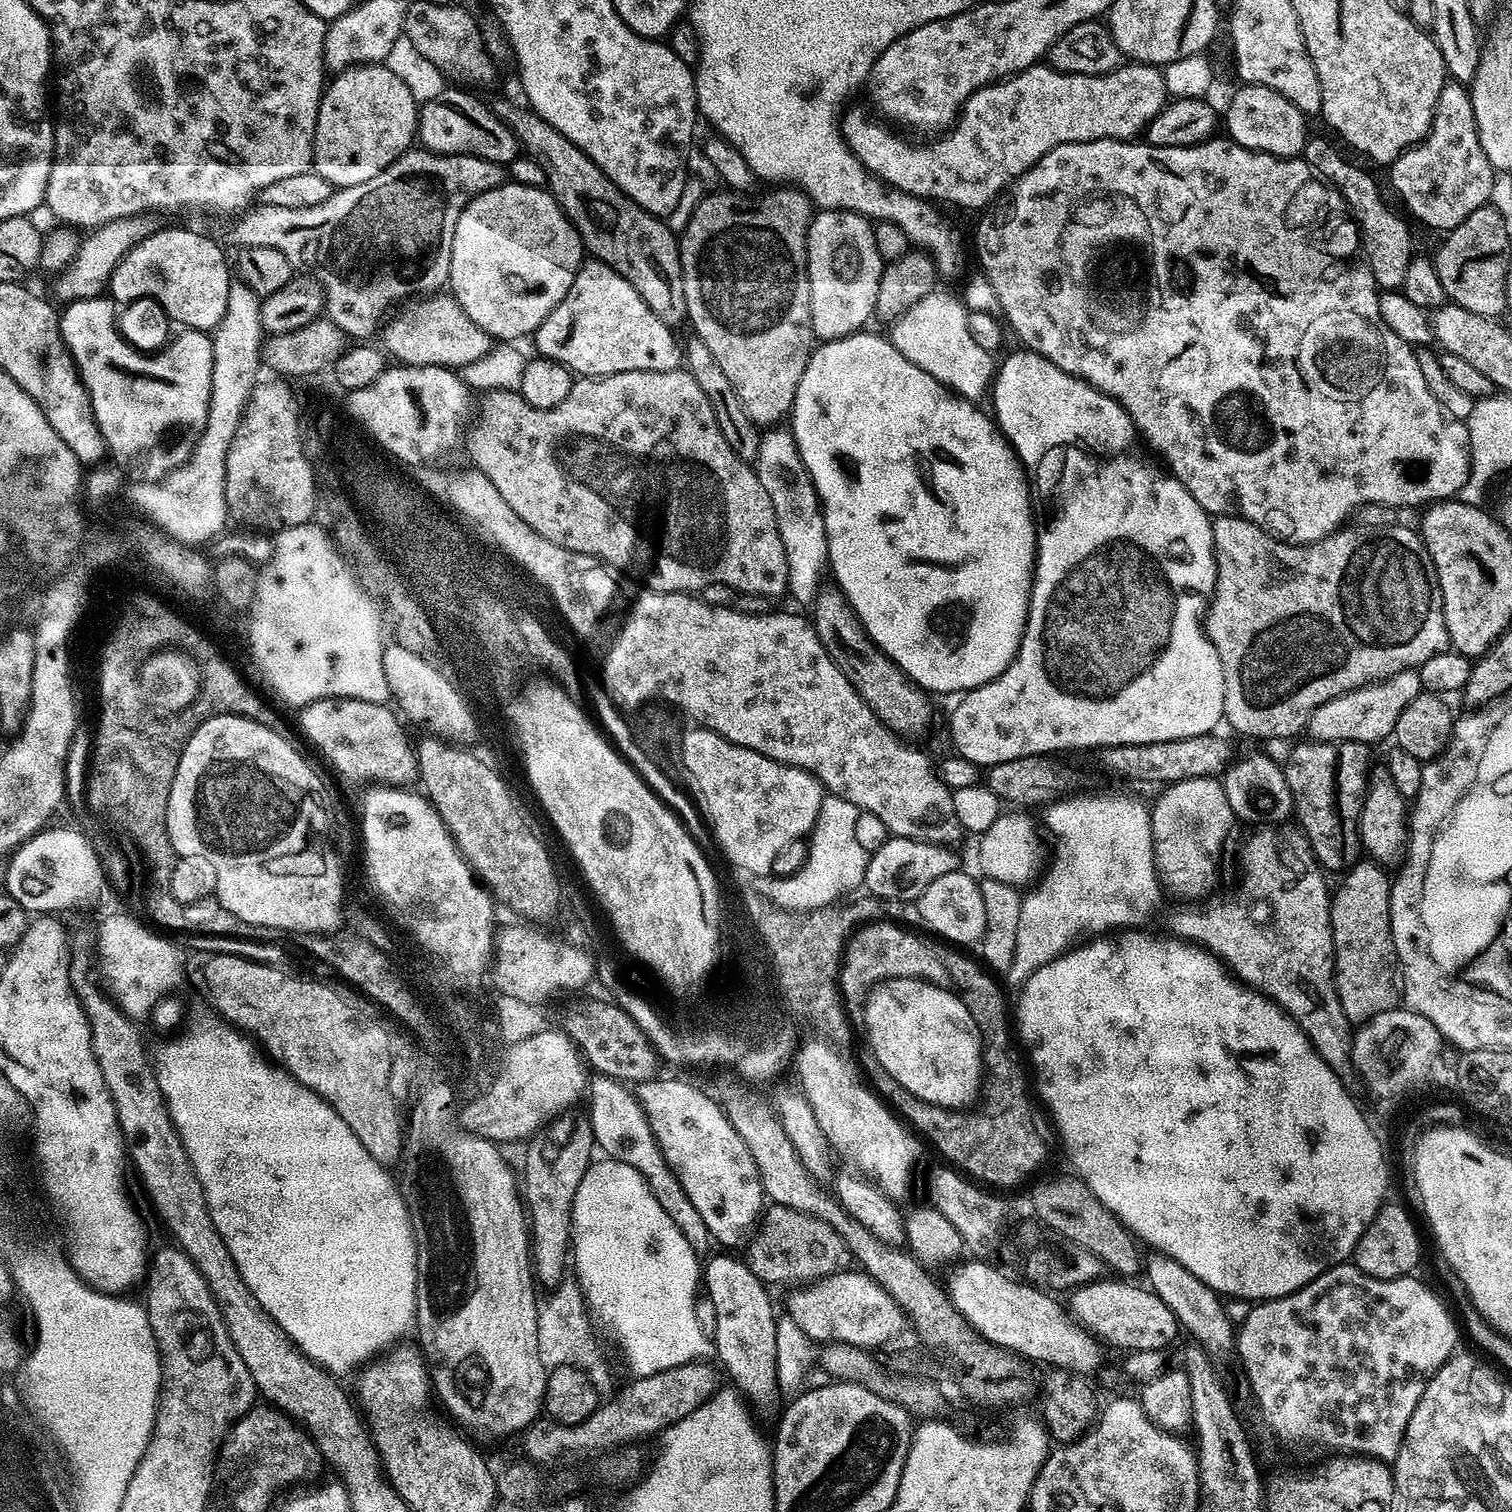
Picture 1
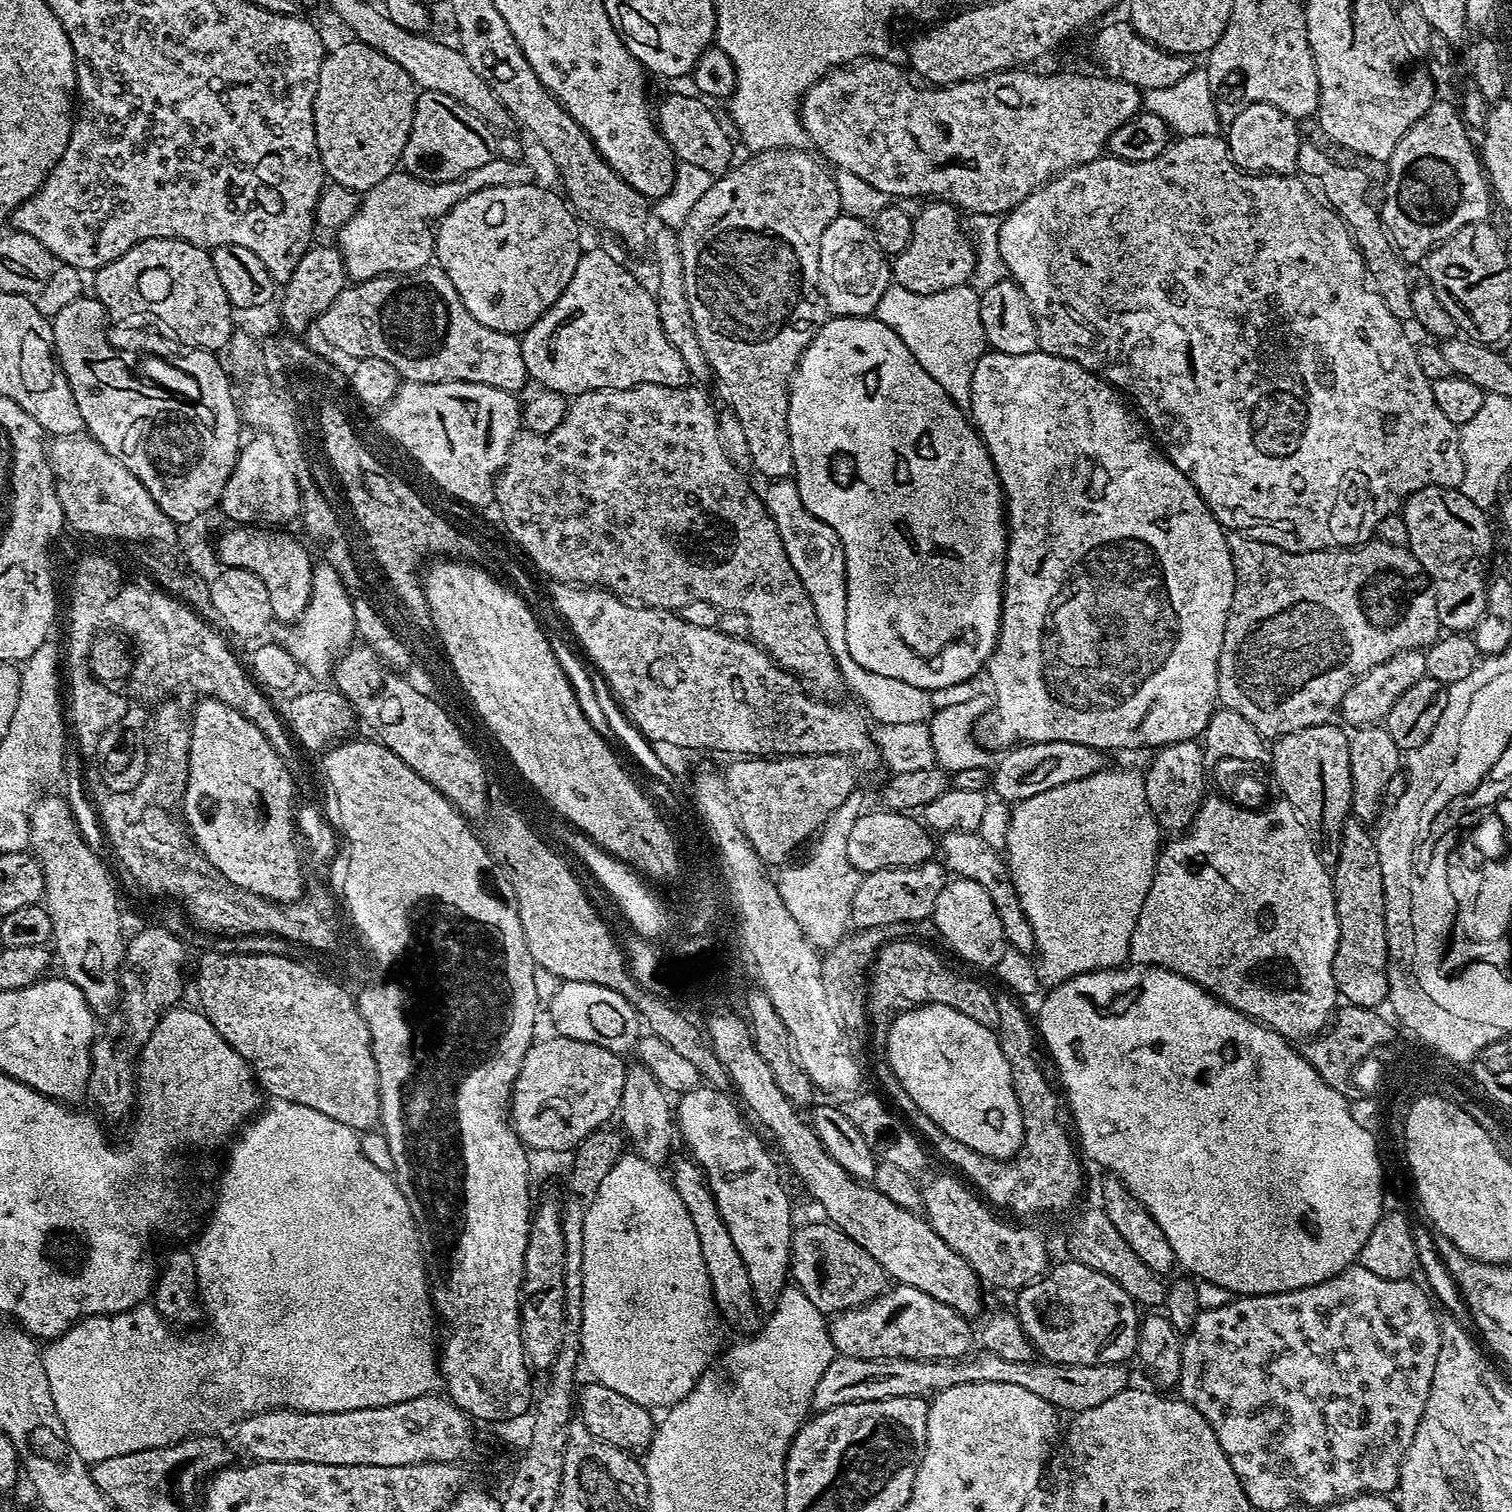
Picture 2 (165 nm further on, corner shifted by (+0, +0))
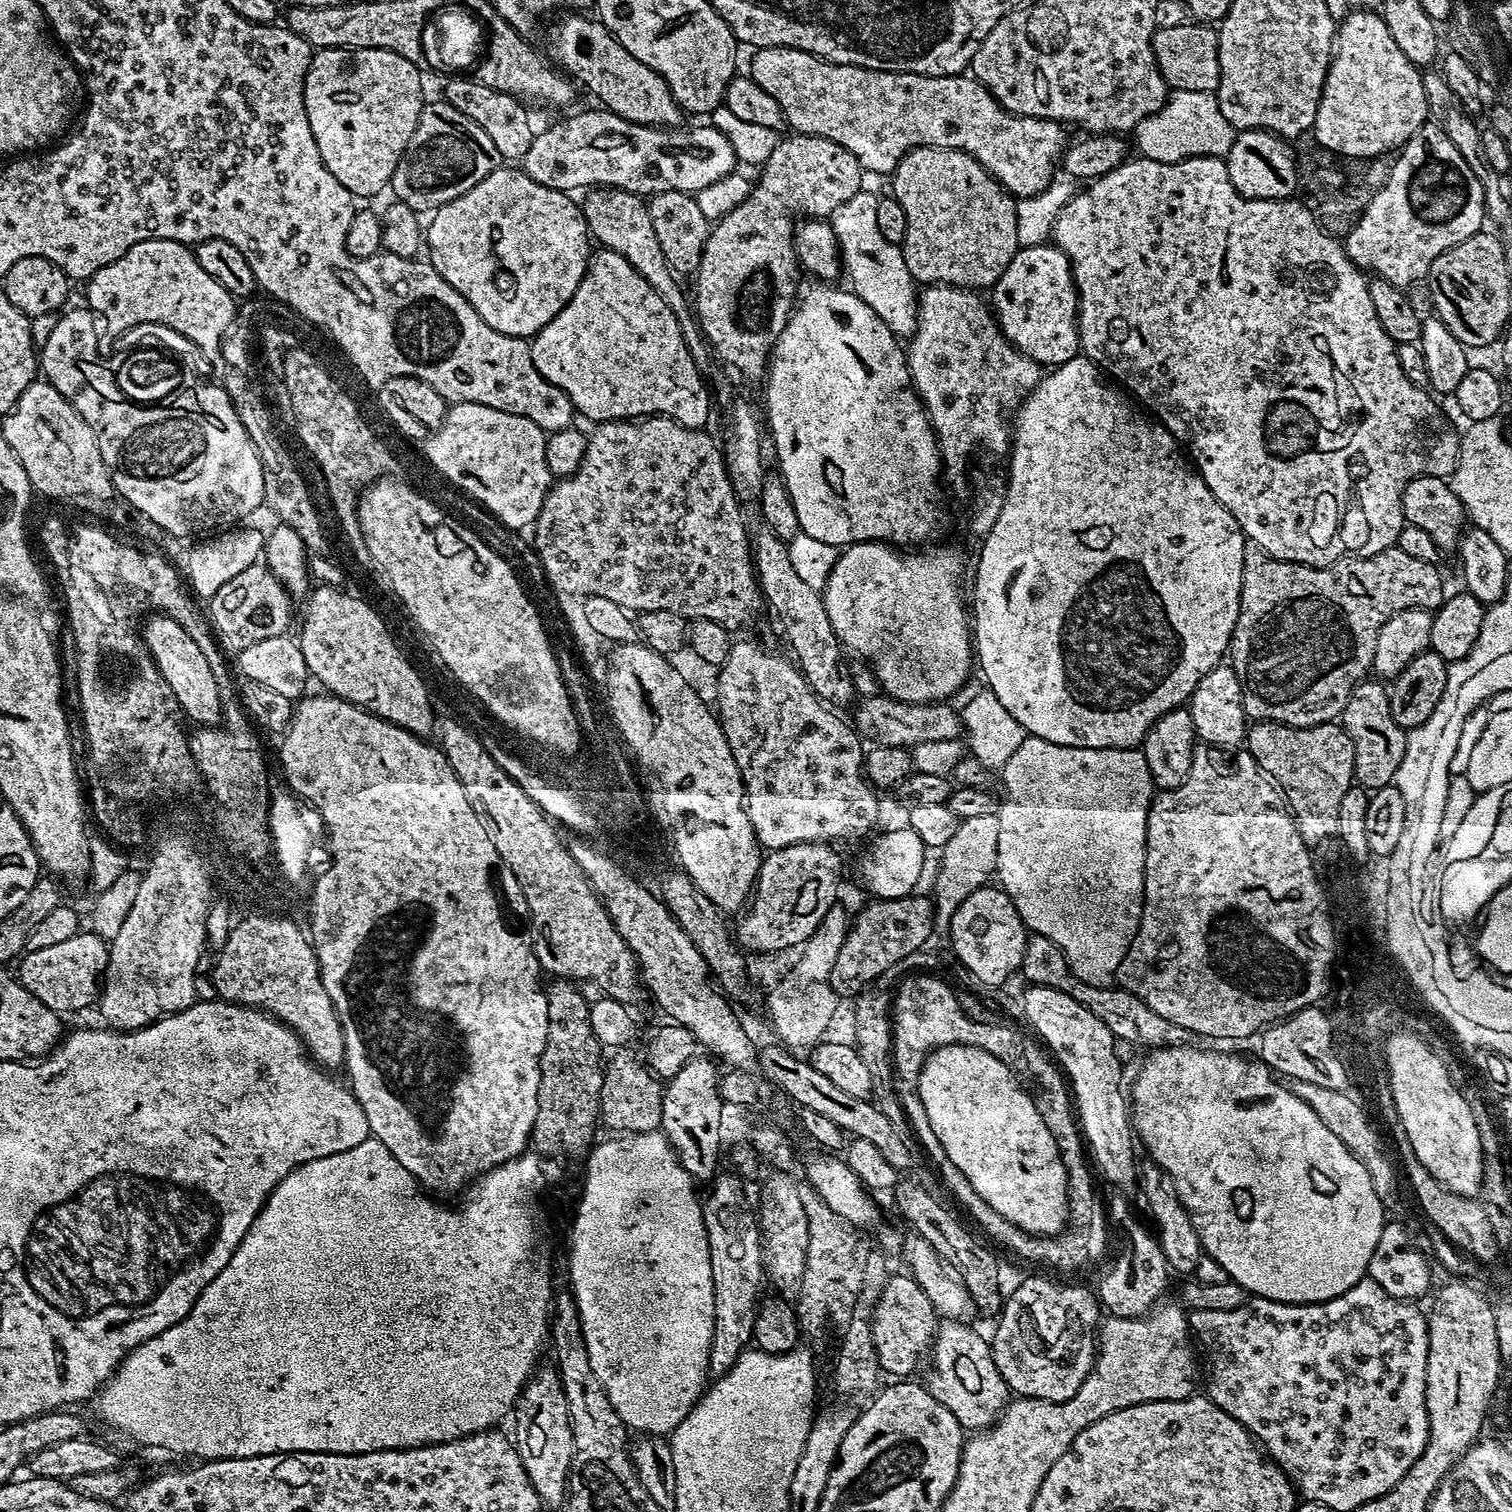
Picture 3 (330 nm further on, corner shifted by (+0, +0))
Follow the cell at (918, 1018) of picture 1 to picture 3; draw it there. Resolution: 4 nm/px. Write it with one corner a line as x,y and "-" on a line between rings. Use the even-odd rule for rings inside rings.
951,1044
950,1046
937,1048
935,1052
928,1053
928,1057
924,1059
924,1065
920,1067
920,1076
916,1079
914,1085
917,1093
920,1095
922,1106
925,1107
926,1116
929,1119
931,1129
934,1130
935,1137
938,1138
938,1141
942,1142
942,1146
945,1147
954,1165
958,1166
966,1178
970,1180
970,1184
974,1186
974,1190
976,1190
998,1214
1002,1214
1002,1218
1008,1219
1024,1232
1029,1232
1035,1237
1054,1236
1065,1230
1070,1217
1067,1174
1062,1158
1060,1157
1058,1146
1054,1142
1050,1130
1046,1130
1046,1122
1042,1122
1042,1114
1038,1114
1035,1099
1030,1095
1030,1092
1027,1092
1027,1090
1016,1081
1016,1076
1017,1073
1009,1068
1007,1064
1003,1064
1001,1060
994,1058
994,1054
990,1054
978,1046

